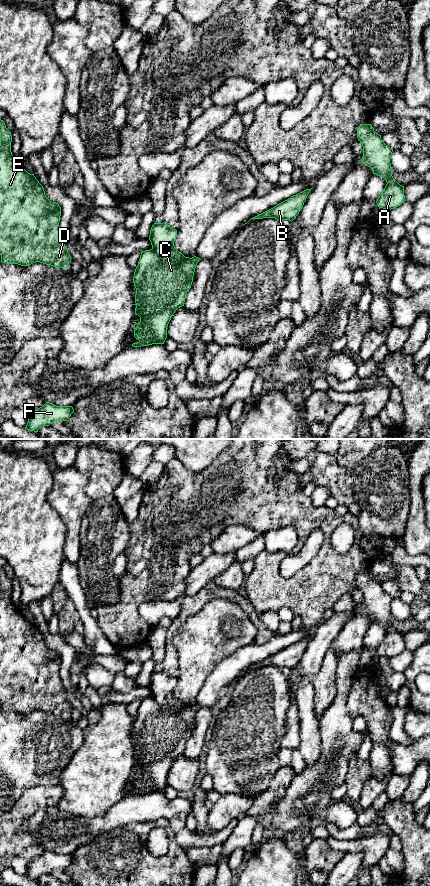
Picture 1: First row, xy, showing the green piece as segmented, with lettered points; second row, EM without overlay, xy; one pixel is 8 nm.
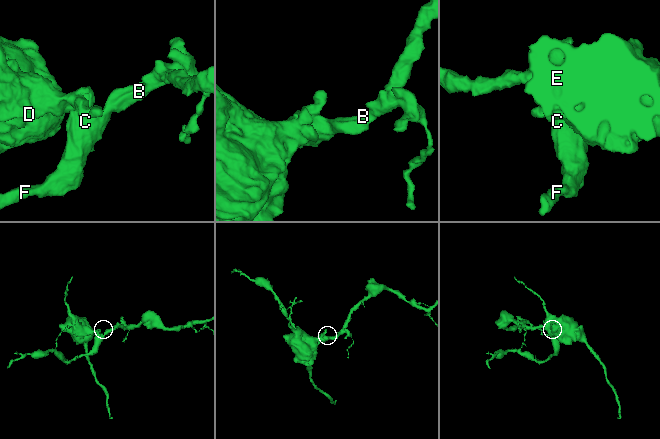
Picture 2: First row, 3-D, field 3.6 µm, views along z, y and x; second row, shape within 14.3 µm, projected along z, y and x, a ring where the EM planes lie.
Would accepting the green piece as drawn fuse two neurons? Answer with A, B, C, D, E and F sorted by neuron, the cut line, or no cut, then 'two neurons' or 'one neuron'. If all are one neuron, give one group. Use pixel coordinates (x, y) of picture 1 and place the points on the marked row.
A B C F / D E; cut in xy along (151, 249), (160, 257), (173, 258), (176, 261), (185, 257); two neurons

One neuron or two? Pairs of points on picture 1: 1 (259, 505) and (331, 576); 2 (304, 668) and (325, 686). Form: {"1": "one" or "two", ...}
{"1": "one", "2": "two"}

